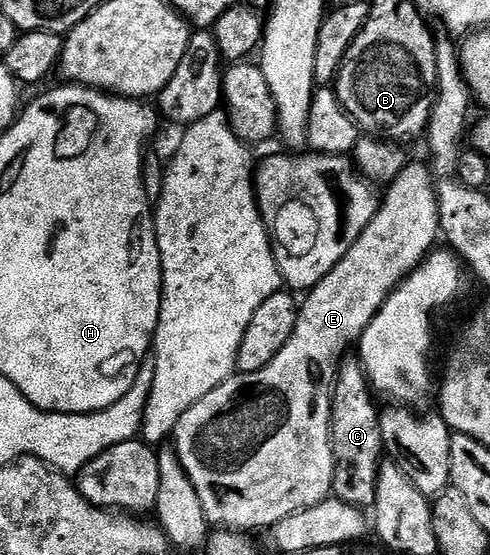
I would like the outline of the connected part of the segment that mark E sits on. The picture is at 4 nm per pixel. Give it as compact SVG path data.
M411 161L394 177L394 181L385 187L385 190L386 195L384 193L381 195L376 216L372 216L368 228L364 228L364 232L360 232L356 244L352 244L352 248L348 248L348 252L340 260L340 264L336 264L332 268L332 272L328 272L328 276L324 276L324 280L320 280L320 284L316 284L308 291L303 297L306 299L301 299L296 328L292 328L292 336L286 341L284 348L280 348L280 352L276 352L273 360L264 368L247 374L235 373L228 380L224 380L216 388L212 388L212 392L208 392L208 396L204 396L204 400L196 400L196 404L192 404L192 408L188 408L188 412L184 412L184 416L180 416L172 435L172 449L177 454L188 480L192 480L192 488L196 488L196 496L200 496L200 504L206 513L206 521L211 527L239 532L255 532L254 530L262 530L265 526L266 529L273 528L280 520L284 520L284 516L292 516L292 512L312 508L312 504L320 504L325 498L331 497L334 488L334 453L330 439L330 397L334 394L334 377L338 374L338 367L341 365L344 355L349 351L346 349L349 346L351 349L352 344L357 343L361 338L368 328L368 324L372 324L376 312L380 312L380 308L388 300L390 293L402 283L411 271L417 268L418 263L427 254L435 249L434 241L439 241L440 238L436 179L425 161Z

